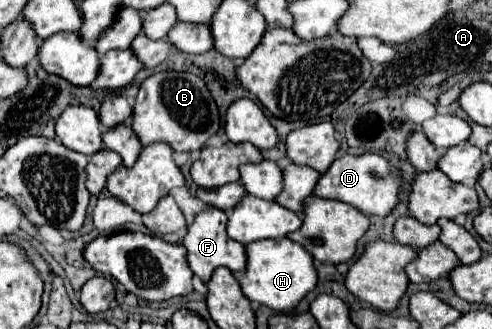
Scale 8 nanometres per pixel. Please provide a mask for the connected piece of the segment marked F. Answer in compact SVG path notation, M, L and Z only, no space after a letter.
M205 208L203 212L199 212L193 220L193 224L189 224L187 234L183 238L183 246L187 250L187 262L193 274L197 274L203 282L207 282L213 274L215 268L225 266L231 272L235 270L243 270L245 268L245 246L241 242L235 242L227 236L225 232L225 222L227 222L227 214L219 208Z

